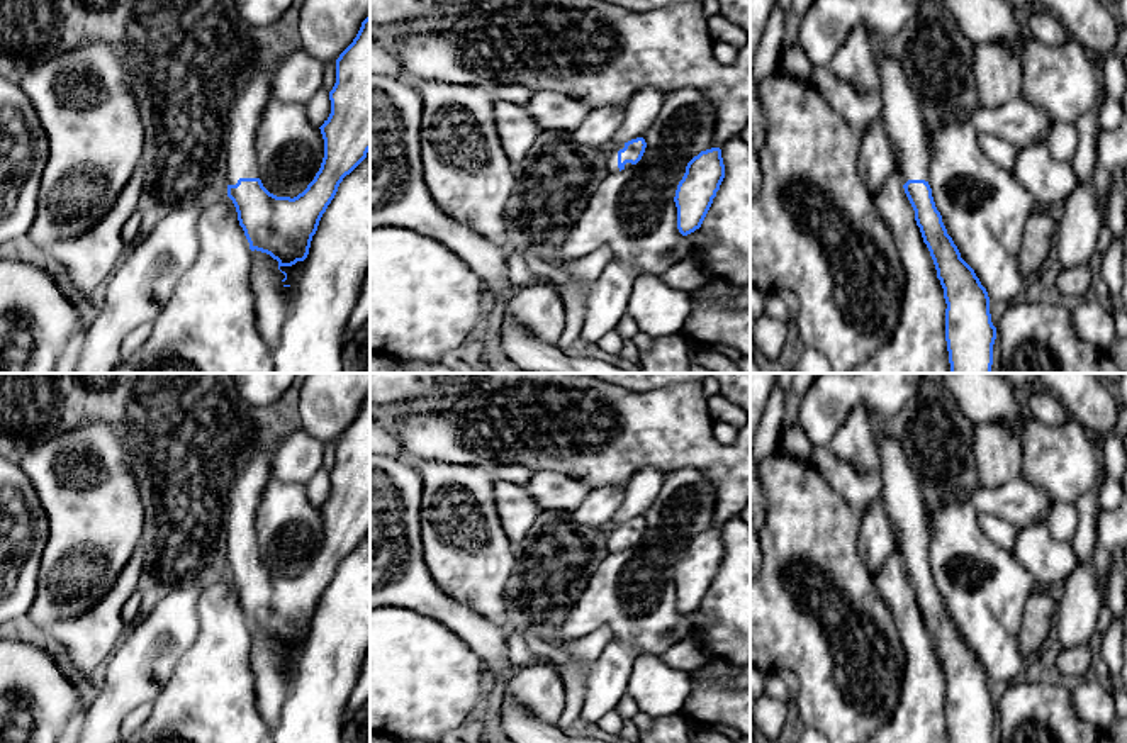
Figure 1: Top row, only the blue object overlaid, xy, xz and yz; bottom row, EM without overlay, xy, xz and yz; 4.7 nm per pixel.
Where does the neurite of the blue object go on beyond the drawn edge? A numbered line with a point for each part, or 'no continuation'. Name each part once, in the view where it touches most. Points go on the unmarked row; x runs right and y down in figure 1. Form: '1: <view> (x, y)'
1: xy (246, 489)

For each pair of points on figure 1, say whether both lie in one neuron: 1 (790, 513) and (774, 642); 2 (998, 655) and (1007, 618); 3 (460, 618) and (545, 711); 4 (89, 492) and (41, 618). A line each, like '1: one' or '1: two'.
1: one
2: one
3: two
4: one

